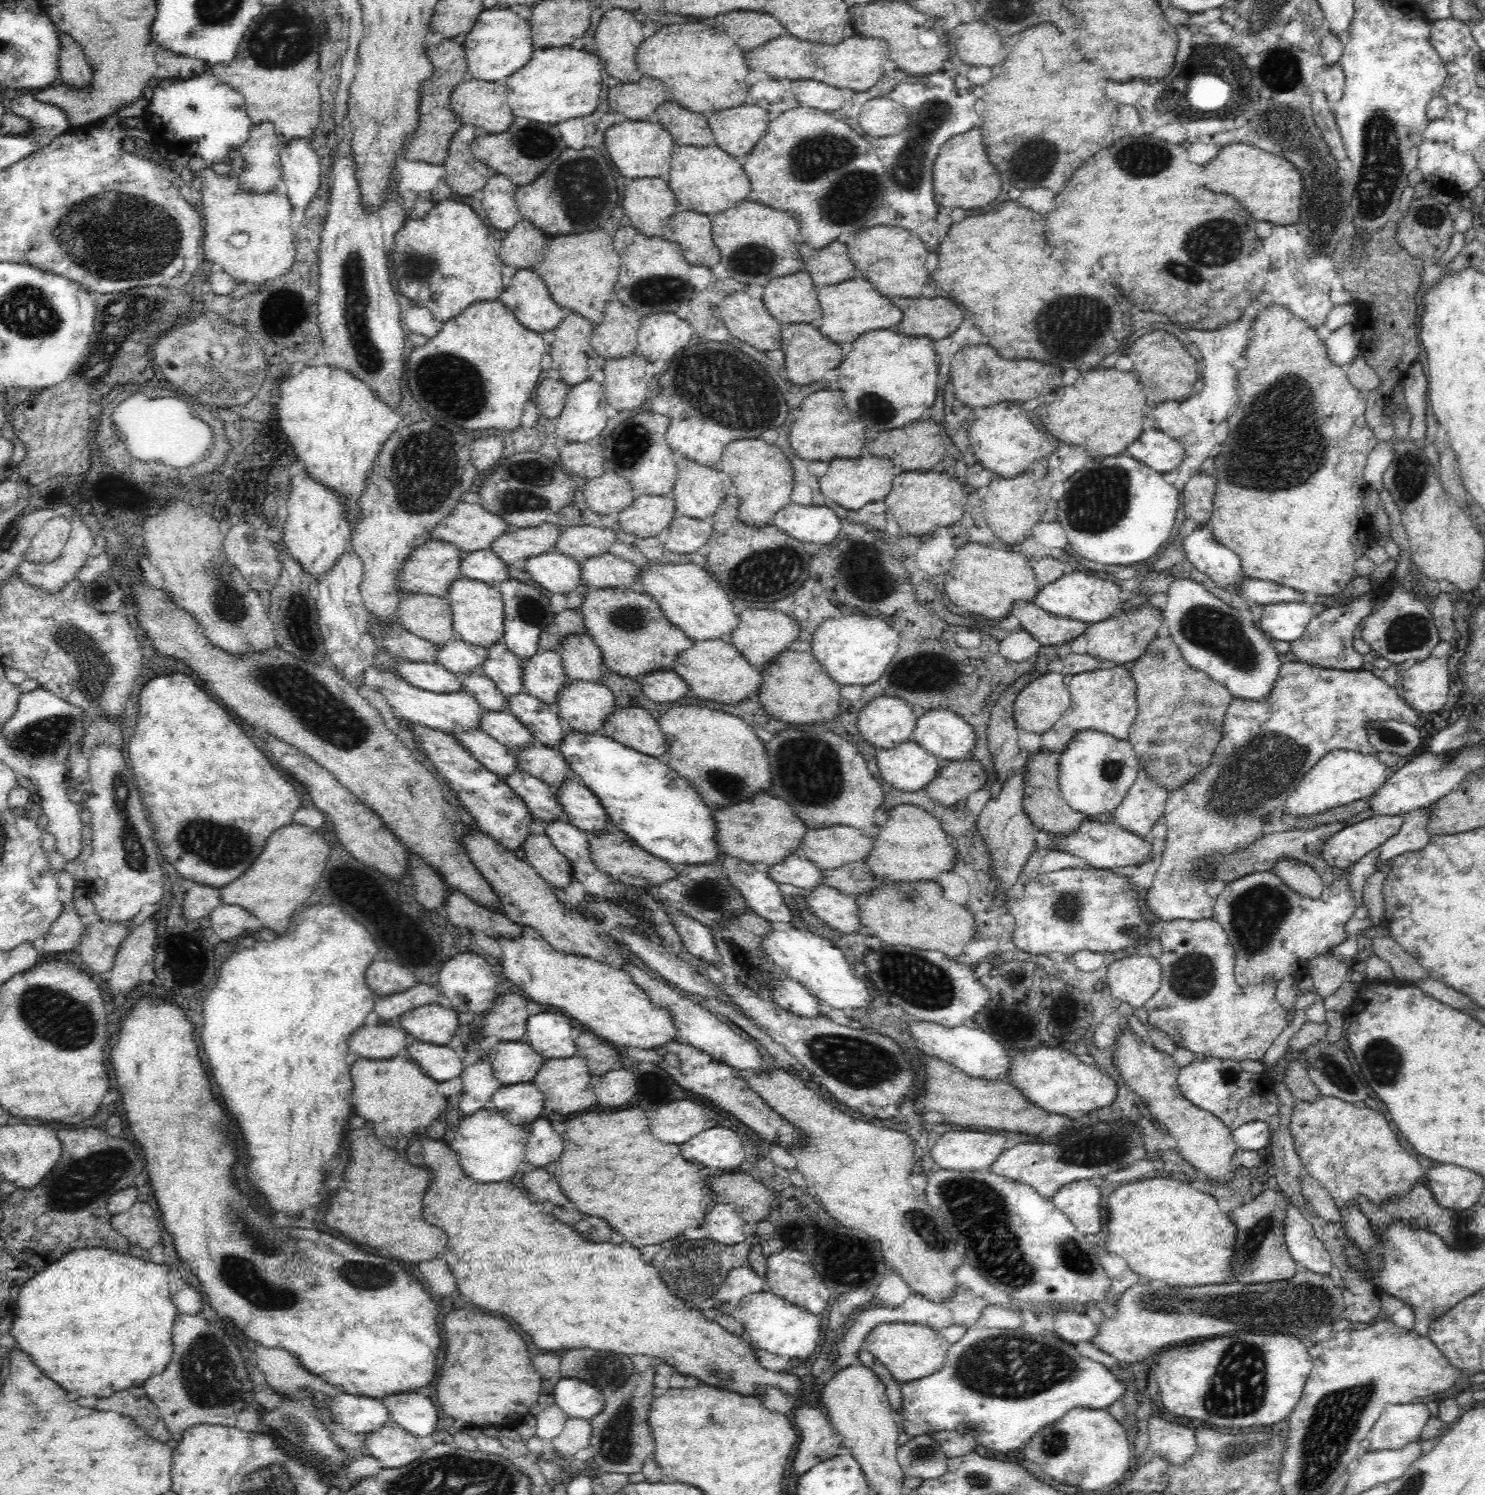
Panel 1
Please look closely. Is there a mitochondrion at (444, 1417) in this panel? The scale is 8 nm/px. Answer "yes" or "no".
no

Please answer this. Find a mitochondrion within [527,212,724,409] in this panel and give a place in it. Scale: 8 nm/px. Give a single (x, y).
(662, 292)

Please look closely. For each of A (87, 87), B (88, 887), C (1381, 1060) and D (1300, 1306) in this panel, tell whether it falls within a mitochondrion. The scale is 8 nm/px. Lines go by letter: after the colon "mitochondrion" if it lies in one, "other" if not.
A: other
B: other
C: mitochondrion
D: mitochondrion

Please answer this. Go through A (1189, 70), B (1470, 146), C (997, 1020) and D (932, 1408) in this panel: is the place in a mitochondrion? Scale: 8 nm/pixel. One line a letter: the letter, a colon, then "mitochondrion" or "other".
A: other
B: other
C: other
D: other

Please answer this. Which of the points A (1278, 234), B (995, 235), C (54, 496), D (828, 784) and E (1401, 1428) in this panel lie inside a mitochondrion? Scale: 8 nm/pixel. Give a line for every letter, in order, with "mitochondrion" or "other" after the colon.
A: other
B: other
C: other
D: mitochondrion
E: other

